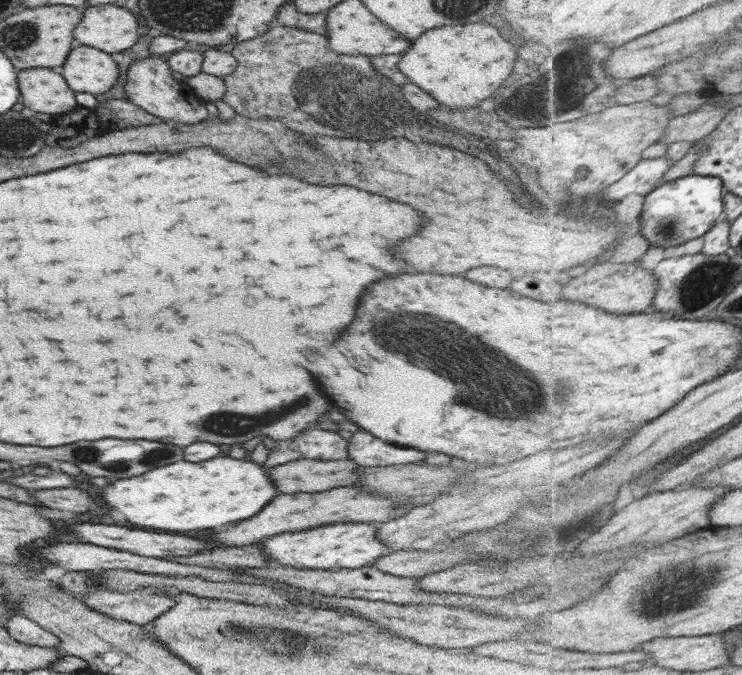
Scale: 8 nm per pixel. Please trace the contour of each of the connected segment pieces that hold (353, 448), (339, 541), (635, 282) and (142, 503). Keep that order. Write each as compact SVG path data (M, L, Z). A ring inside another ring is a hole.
M353 432L347 439L347 458L355 460L359 467L384 467L405 462L423 462L425 452L385 444L367 432Z
M347 521L347 524L327 524L301 532L283 532L265 540L269 562L297 569L359 568L371 565L377 558L391 553L391 549L375 537L376 524Z
M605 262L605 264L593 266L589 272L589 278L585 273L585 276L565 277L563 282L569 282L561 286L565 300L579 300L617 316L637 314L647 310L651 304L654 304L655 294L658 295L658 277L655 277L654 270L635 268L635 262L629 264Z
M227 456L203 460L199 464L173 462L153 468L137 478L123 478L103 488L103 502L119 510L135 526L187 532L209 530L227 522L255 516L275 496L275 486L255 462L229 460Z

